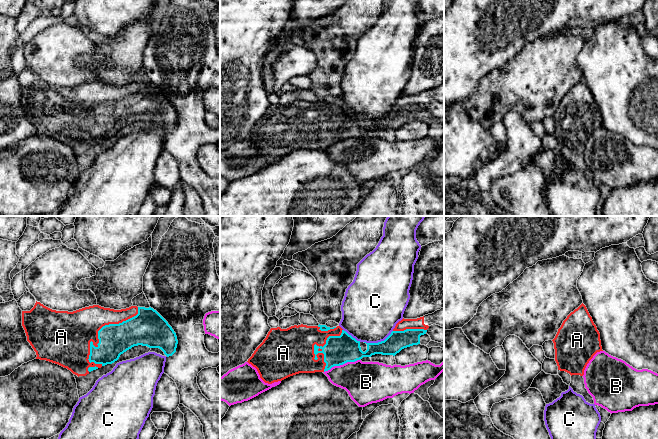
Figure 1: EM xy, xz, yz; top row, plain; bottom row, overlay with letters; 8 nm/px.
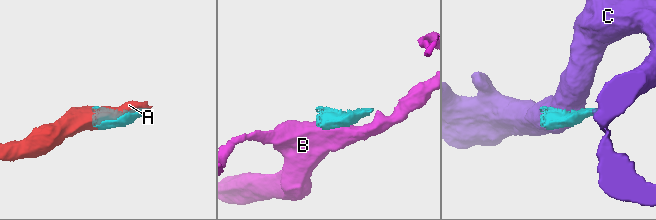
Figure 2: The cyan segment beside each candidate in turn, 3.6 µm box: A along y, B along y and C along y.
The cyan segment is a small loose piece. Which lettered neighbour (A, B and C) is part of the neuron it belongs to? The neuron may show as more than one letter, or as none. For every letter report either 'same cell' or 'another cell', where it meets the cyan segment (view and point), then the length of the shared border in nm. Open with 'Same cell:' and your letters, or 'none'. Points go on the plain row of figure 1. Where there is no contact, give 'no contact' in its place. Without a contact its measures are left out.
Same cell: A
A: same cell | xy (98, 114) | 650 nm
B: another cell | xz (341, 140) | 300 nm
C: another cell | xz (378, 118) | 260 nm

